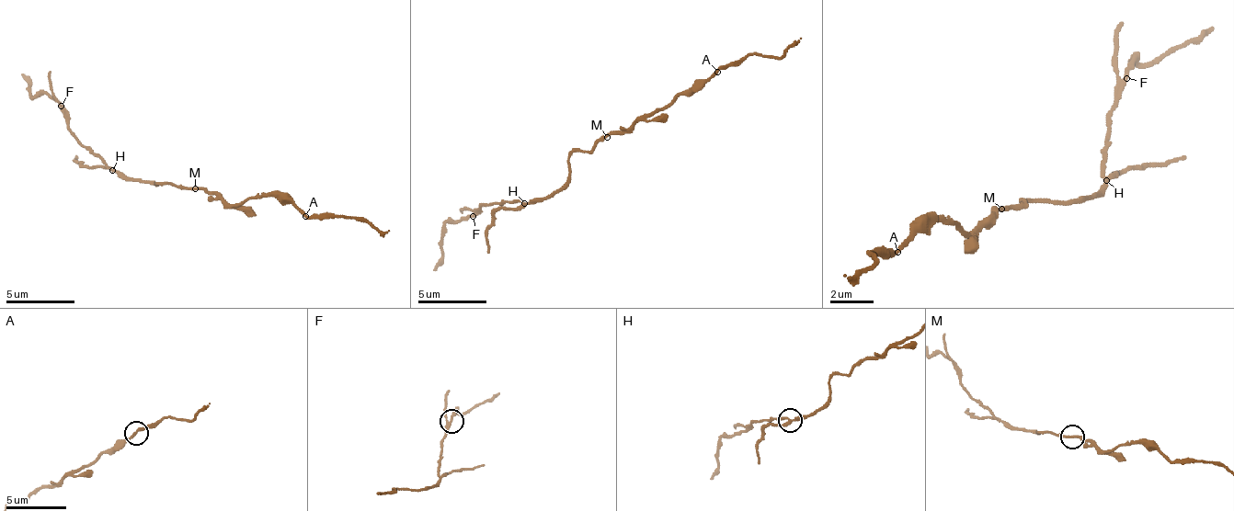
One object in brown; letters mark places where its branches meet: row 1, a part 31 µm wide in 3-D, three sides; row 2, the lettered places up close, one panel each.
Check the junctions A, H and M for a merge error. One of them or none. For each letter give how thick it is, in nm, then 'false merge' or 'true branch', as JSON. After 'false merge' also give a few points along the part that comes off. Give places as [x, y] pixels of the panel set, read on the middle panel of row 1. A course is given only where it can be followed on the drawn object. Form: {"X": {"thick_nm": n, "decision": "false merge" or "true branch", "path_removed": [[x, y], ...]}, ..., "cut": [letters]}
{"A": {"thick_nm": 200, "decision": "true branch"}, "H": {"thick_nm": 200, "decision": "false merge", "path_removed": [[525, 202], [494, 202], [476, 209], [459, 222], [446, 226], [442, 260], [432, 271]]}, "M": {"thick_nm": 220, "decision": "true branch"}, "cut": ["H"]}

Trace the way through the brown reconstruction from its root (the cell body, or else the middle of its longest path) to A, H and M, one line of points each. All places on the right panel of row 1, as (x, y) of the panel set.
A: (1023, 203), (996, 209), (968, 235), (957, 225), (931, 220), (897, 252)
H: (1023, 203), (1078, 203), (1083, 198), (1094, 198), (1104, 181)
M: (1023, 203), (1012, 203), (1007, 209), (1001, 209)

